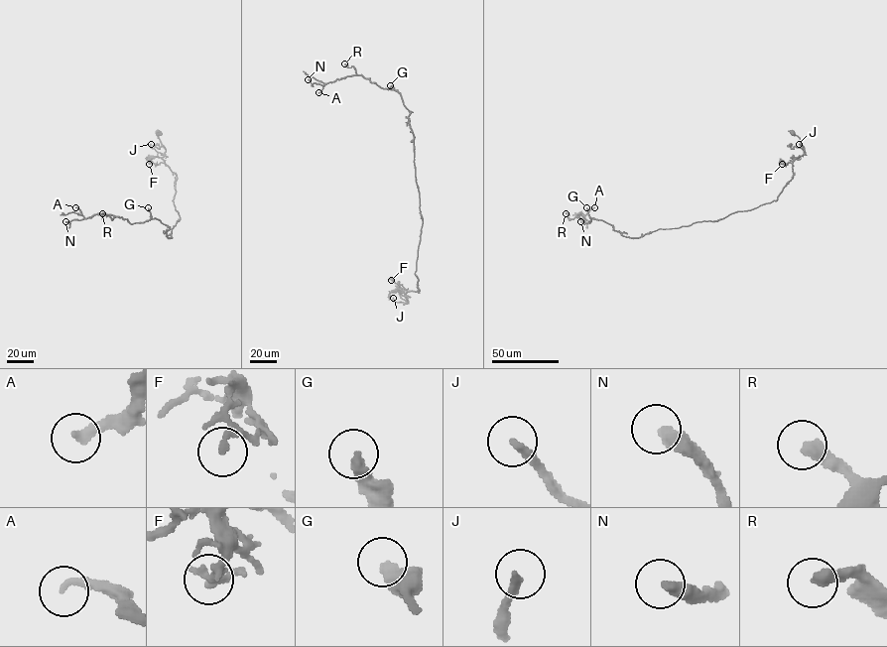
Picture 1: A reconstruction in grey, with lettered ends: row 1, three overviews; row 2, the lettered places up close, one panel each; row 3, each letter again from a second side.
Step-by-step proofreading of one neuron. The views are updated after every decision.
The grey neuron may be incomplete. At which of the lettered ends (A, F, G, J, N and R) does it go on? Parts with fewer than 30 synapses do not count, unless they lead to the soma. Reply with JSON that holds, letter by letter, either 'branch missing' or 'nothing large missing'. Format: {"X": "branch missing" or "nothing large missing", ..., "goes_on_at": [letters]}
{"A": "branch missing", "F": "nothing large missing", "G": "nothing large missing", "J": "branch missing", "N": "branch missing", "R": "nothing large missing", "goes_on_at": ["A", "J", "N"]}

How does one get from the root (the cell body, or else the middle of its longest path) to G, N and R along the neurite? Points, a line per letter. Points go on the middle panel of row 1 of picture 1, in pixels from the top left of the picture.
G: (401, 291), (408, 303), (406, 293), (419, 291), (415, 272), (423, 219), (412, 112), (390, 85)
N: (401, 291), (408, 303), (406, 293), (419, 291), (412, 112), (397, 91), (361, 75), (323, 85), (308, 79)
R: (401, 291), (408, 303), (406, 293), (419, 291), (423, 219), (412, 112), (397, 91), (344, 64)

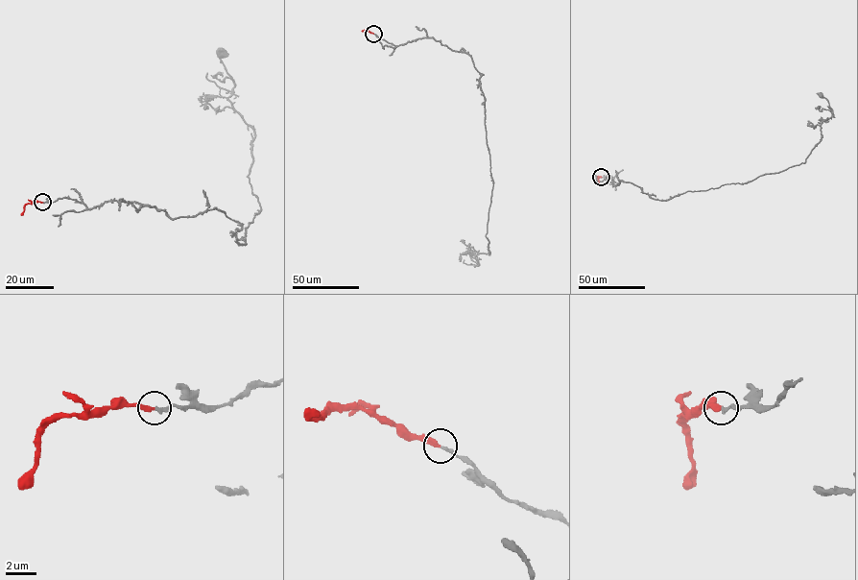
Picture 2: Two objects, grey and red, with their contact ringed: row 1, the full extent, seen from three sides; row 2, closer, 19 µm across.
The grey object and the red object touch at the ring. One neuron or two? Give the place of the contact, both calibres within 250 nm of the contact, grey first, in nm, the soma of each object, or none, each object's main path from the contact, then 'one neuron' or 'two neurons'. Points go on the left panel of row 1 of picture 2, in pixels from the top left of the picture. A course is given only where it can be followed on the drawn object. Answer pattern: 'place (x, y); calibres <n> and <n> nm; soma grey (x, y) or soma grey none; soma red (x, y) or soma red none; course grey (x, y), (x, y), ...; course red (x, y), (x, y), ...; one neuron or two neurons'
place (42, 202); calibres 200 and 280 nm; soma grey (221, 52); soma red none; course grey (42, 202), (221, 210), (245, 244), (261, 209), (254, 135), (221, 52); course red (42, 202), (27, 203), (21, 215); one neuron

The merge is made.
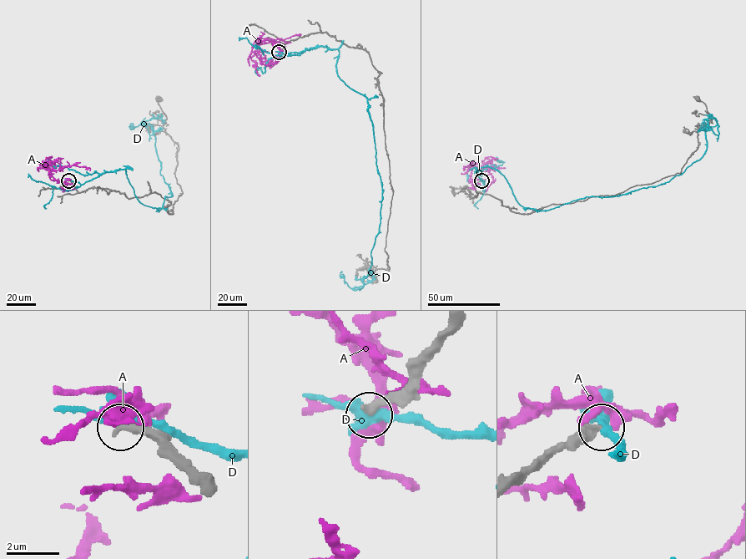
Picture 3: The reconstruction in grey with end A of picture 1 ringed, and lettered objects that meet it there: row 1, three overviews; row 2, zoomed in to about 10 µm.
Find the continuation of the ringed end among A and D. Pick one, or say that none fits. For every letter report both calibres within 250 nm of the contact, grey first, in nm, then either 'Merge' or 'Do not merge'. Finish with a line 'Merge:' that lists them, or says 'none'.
A: Thickness 360 nm (grey) against 360 nm. Do not merge
D: Thickness 280 nm (grey) against 400 nm. Do not merge
Merge: none

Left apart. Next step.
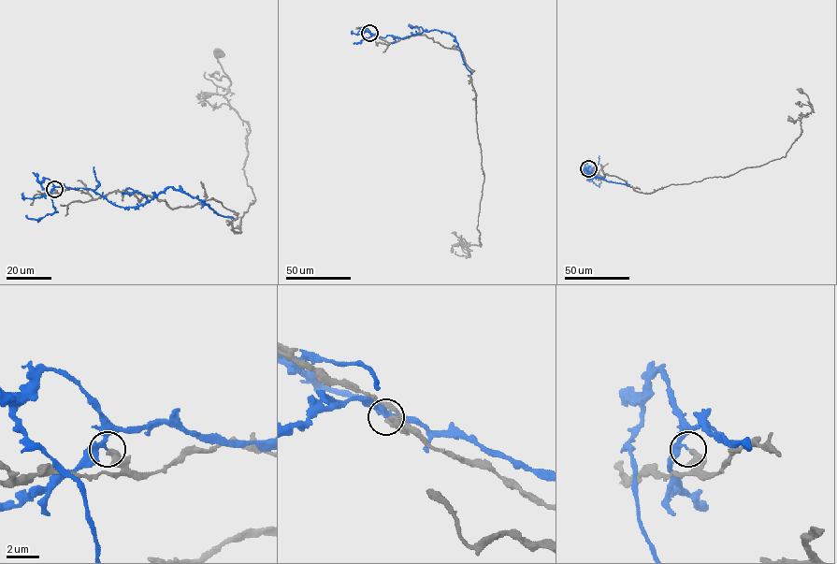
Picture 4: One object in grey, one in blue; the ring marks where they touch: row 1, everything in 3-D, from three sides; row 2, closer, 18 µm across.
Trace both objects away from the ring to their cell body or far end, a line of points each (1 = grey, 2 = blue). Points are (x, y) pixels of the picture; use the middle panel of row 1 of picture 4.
1: (369, 33), (389, 42), (425, 35), (459, 50), (474, 71), (481, 244), (469, 245), (469, 256), (463, 244)
2: (369, 33), (385, 37), (392, 35), (404, 38), (423, 32), (443, 31), (454, 38), (464, 65), (471, 74)

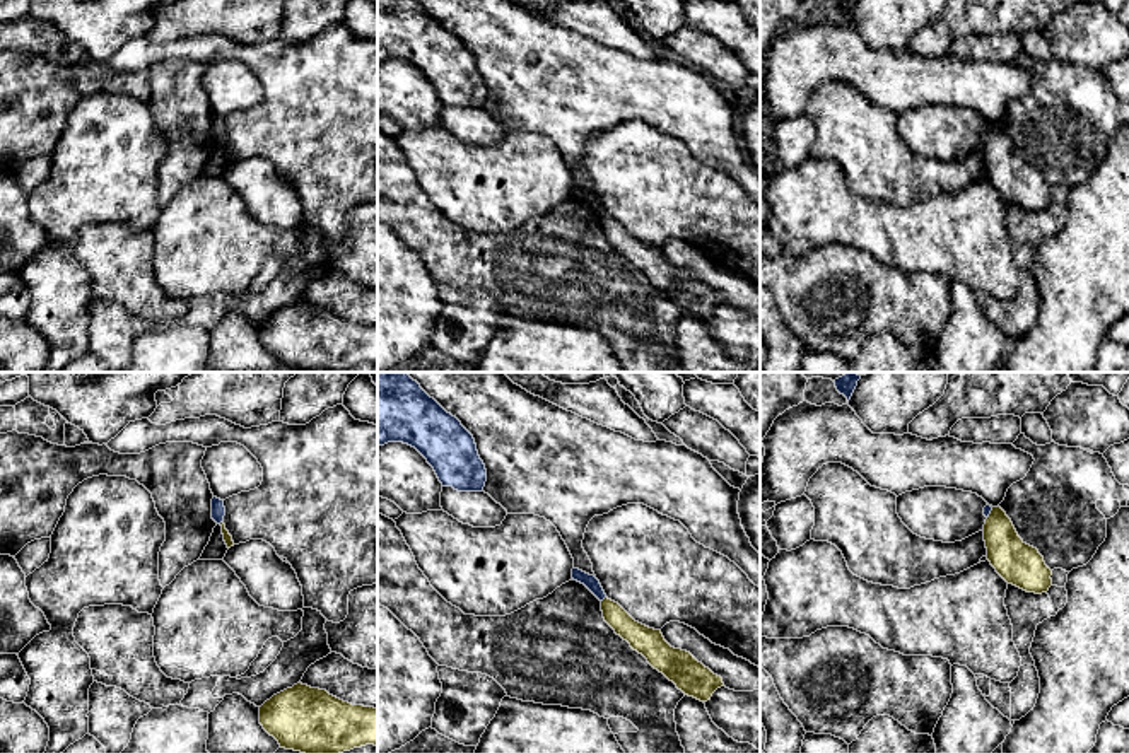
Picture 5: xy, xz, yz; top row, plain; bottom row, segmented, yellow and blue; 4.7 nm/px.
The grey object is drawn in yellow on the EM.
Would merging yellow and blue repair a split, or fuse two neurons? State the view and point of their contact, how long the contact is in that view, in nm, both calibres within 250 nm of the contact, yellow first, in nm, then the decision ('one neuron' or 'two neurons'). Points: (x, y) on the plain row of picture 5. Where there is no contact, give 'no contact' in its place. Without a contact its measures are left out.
xz (603, 217) | 40 nm | 120/70 nm | two neurons

